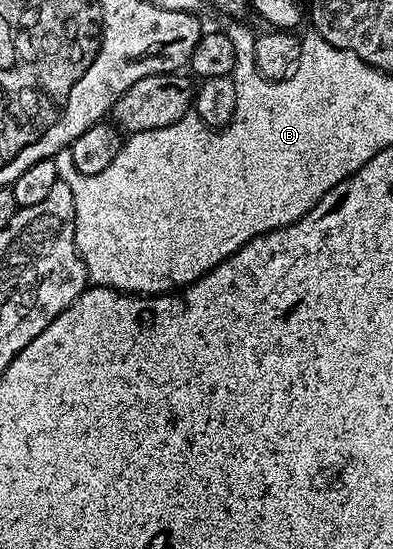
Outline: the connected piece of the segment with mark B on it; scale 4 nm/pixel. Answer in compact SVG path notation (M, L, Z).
M309 28L305 34L302 33L300 39L300 64L291 77L277 82L254 78L255 80L246 82L245 91L239 96L240 100L249 106L249 116L242 117L242 126L255 130L257 140L265 144L265 166L177 166L177 162L169 162L169 150L165 150L167 134L161 134L161 150L149 150L149 162L145 162L145 158L141 158L141 142L145 142L145 138L139 138L133 132L128 135L128 139L124 139L121 151L111 164L107 165L107 168L98 174L80 179L82 182L78 184L77 191L73 194L74 216L72 215L71 218L73 241L77 243L77 251L85 261L92 285L110 286L112 290L128 292L134 296L156 296L166 292L180 291L193 282L197 282L204 274L212 272L219 263L226 262L235 251L246 246L252 238L268 234L270 230L278 230L281 226L288 226L290 222L296 222L301 215L312 212L316 206L321 205L323 196L331 192L331 188L335 188L335 184L339 184L361 167L361 158L365 158L365 154L361 154L361 146L353 146L353 150L349 150L349 166L345 166L345 170L341 170L341 160L337 160L337 156L345 154L345 146L341 146L341 134L367 134L369 122L373 122L363 110L351 110L349 102L373 100L373 71L376 66L365 70L369 63L346 47L330 44L315 28Z

